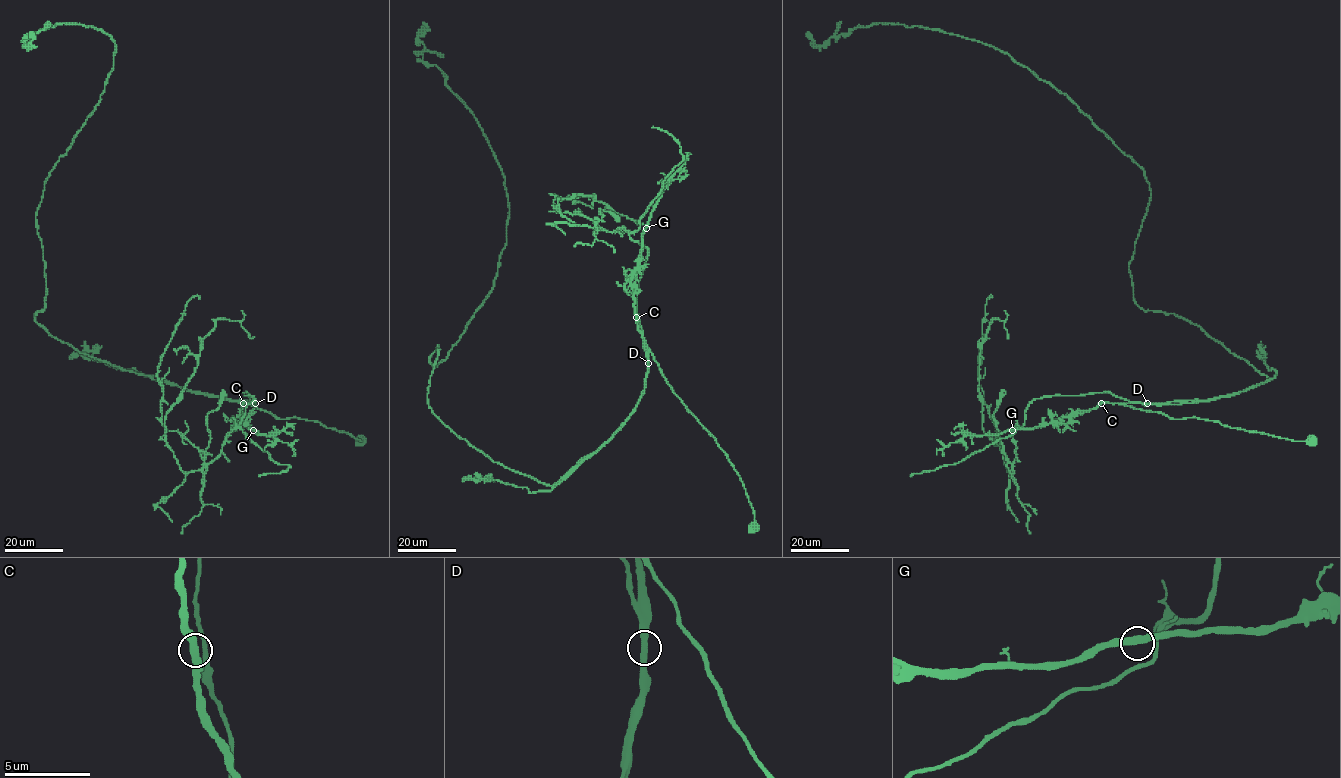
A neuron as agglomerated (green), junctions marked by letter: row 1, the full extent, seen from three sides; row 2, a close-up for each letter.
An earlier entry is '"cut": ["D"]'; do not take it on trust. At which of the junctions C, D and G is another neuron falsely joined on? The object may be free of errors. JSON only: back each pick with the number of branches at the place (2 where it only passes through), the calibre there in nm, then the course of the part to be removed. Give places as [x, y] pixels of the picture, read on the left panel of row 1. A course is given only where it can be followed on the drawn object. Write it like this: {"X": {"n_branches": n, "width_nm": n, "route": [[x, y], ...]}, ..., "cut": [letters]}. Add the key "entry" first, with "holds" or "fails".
{"entry": "holds", "D": {"n_branches": 2, "width_nm": 440, "route": [[255, 403], [190, 391], [157, 376], [143, 375], [133, 369], [121, 370], [88, 358], [85, 351], [69, 358]]}, "cut": ["D"]}

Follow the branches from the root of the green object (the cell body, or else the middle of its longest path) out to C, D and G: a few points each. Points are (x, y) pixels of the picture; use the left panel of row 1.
C: (359, 441), (317, 421), (296, 417), (278, 419), (270, 412), (243, 403)
D: (359, 441), (317, 421), (296, 417), (278, 419), (251, 404), (255, 403)
G: (359, 441), (317, 421), (296, 417), (278, 419), (244, 402), (238, 423), (244, 423), (253, 430)

